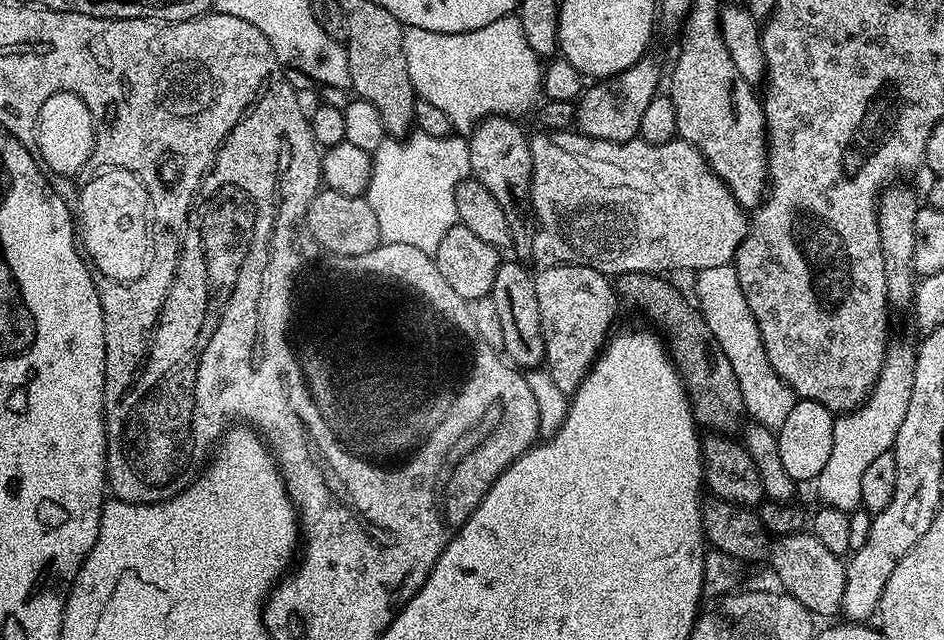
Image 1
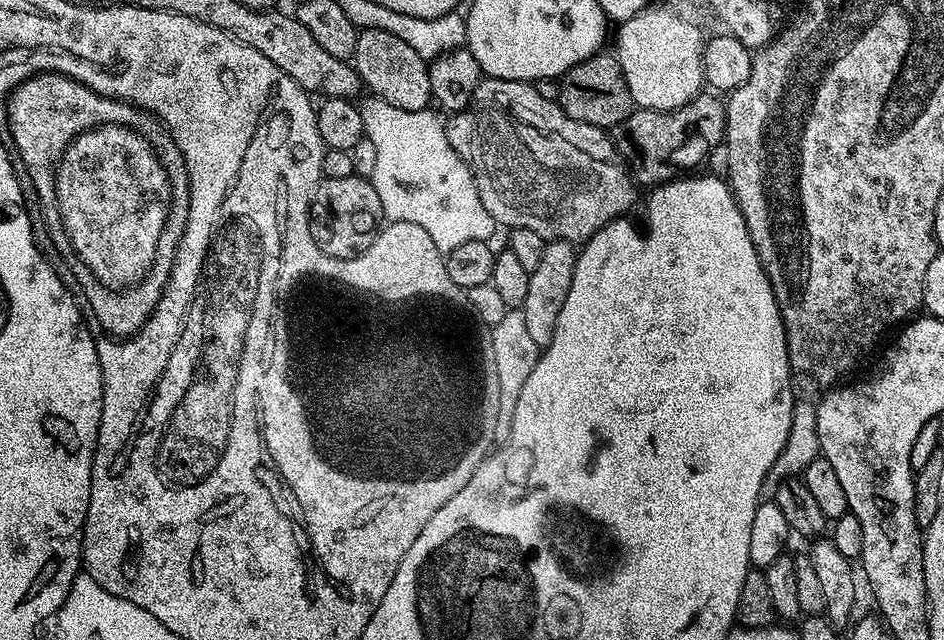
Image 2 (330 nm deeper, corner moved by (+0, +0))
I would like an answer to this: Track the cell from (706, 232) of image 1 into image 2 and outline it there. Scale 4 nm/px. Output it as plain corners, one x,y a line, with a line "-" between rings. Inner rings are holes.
491,78
481,79
480,84
474,90
470,98
468,107
463,112
457,112
447,121
448,141
454,146
454,150
466,162
466,166
472,172
472,177
478,190
478,198
482,198
482,206
490,210
490,214
495,218
497,225
505,229
525,228
535,230
542,234
544,240
571,240
573,242
583,242
588,240
602,226
606,226
611,220
619,220
636,204
637,181
634,179
629,167
624,163
624,159
616,151
613,137
607,131
598,126
590,126
586,122
578,122
570,118
560,109
559,103
555,100
542,98
538,94
535,83
523,80
494,80

